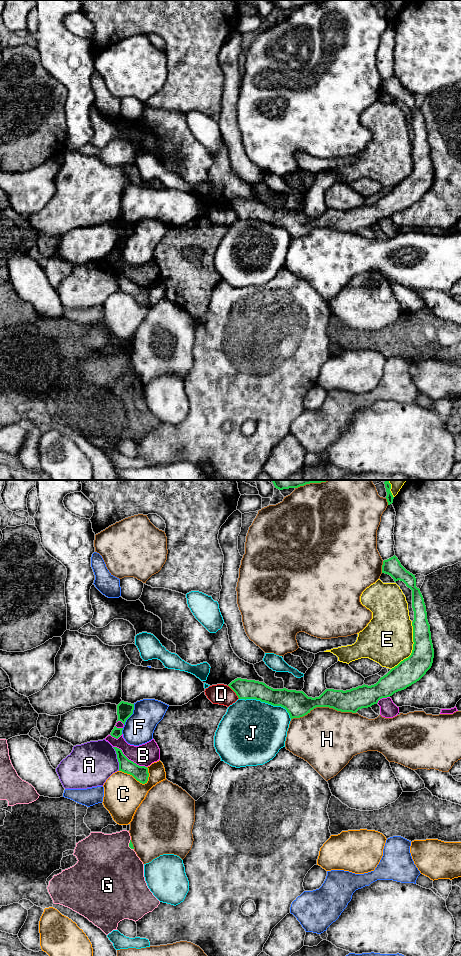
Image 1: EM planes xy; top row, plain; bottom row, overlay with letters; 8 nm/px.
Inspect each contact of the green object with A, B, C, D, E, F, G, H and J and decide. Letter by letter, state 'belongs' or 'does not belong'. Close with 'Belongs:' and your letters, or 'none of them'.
A: does not belong
B: does not belong
C: does not belong
D: does not belong
E: does not belong
F: does not belong
G: does not belong
H: does not belong
J: does not belong
Belongs: none of them

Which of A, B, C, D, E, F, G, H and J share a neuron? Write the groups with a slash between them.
A / B / C / D / E / F / G / H / J

